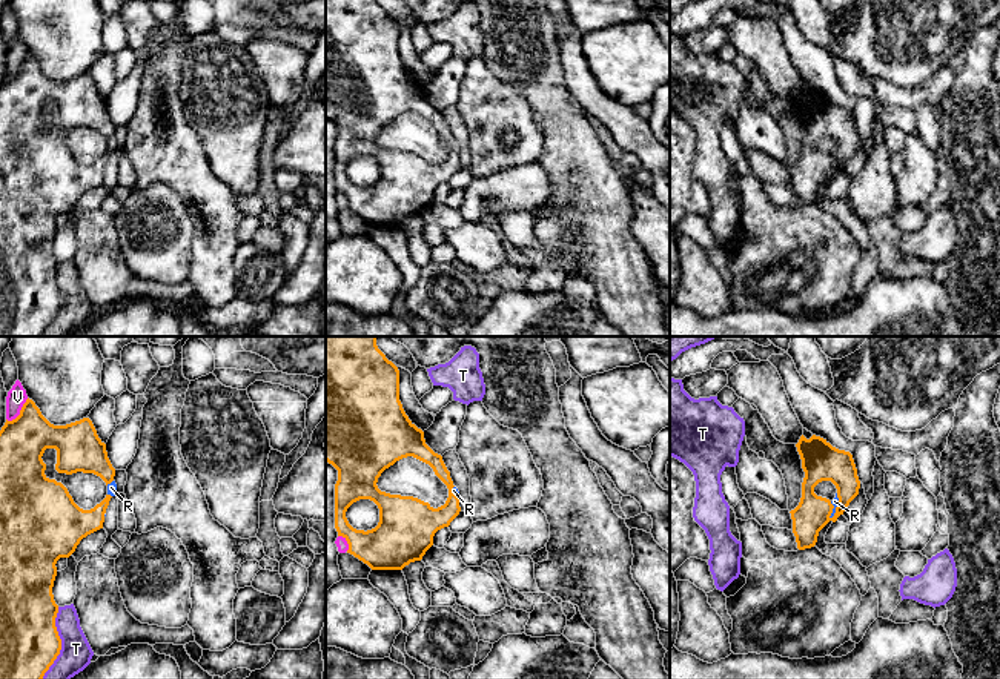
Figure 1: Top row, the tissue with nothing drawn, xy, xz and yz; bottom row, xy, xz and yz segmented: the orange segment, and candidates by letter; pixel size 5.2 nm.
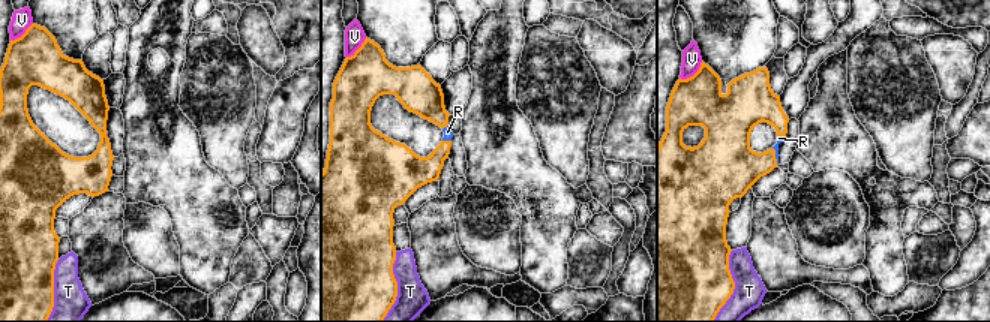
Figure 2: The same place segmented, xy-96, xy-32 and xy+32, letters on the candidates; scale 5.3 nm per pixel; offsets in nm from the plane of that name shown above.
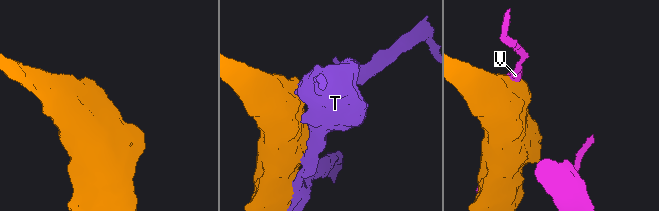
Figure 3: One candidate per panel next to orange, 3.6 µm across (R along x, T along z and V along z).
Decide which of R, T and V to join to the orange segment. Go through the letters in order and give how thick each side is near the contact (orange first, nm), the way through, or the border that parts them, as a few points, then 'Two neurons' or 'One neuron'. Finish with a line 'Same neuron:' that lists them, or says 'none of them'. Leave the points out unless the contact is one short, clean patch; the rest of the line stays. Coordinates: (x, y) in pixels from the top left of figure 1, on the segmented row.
R: Thickness 200 nm (orange) against 40 nm. One neuron
T: Thickness 320 nm (orange) against 170 nm. Two neurons
V: Thickness 240 nm (orange) against 100 nm. Two neurons
Same neuron: R

